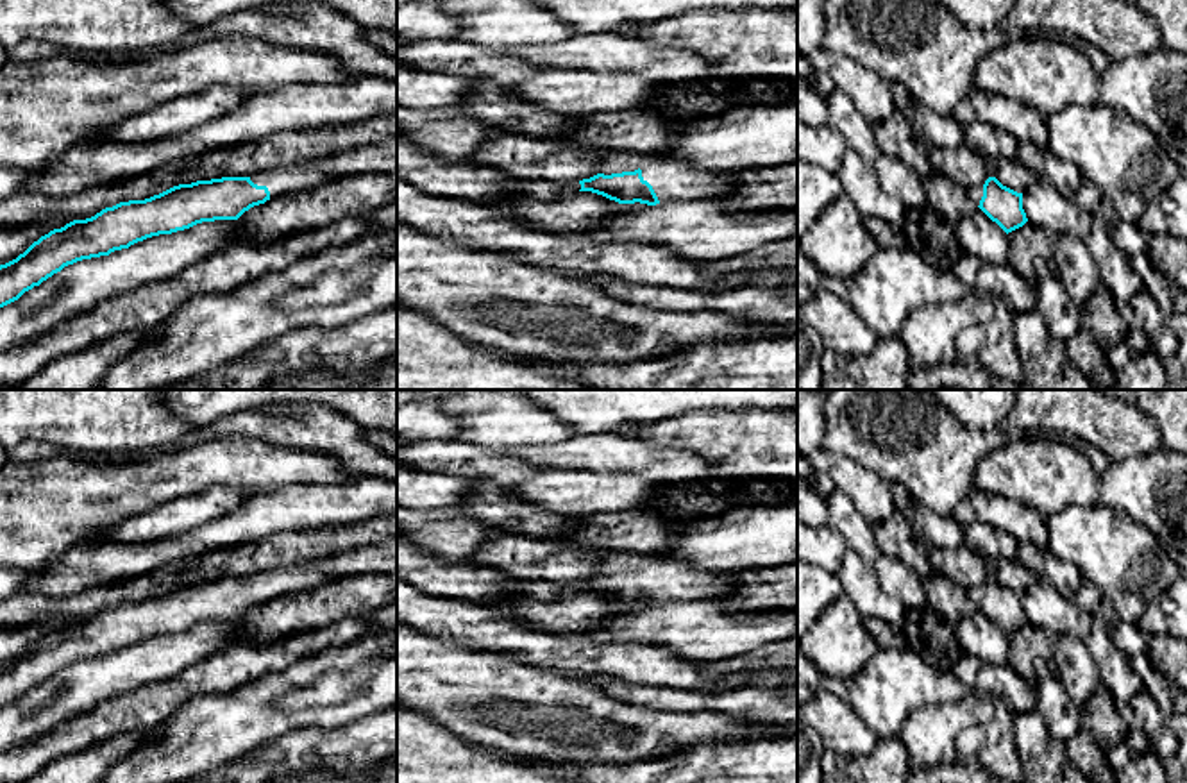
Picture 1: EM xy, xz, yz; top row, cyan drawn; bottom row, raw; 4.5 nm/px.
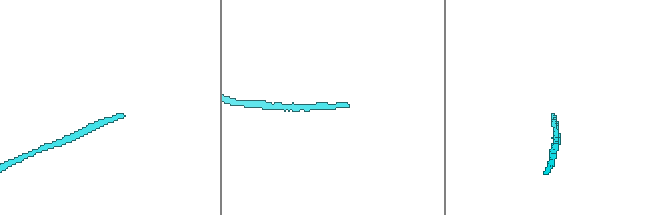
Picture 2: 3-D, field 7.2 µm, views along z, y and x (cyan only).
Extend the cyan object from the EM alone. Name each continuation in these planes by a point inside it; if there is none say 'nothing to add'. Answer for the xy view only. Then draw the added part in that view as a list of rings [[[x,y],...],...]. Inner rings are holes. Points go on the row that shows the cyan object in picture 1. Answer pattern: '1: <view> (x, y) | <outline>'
1: xy (279, 181) | [[[302,163],[250,175],[254,184],[268,188],[270,198],[300,188],[315,188],[331,179],[333,177],[329,173],[318,172],[313,163]]]

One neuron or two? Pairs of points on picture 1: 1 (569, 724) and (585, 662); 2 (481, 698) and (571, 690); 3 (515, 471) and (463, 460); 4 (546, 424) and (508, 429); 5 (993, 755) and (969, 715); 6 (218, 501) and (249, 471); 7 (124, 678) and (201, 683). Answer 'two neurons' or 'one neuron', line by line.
1: two neurons
2: one neuron
3: one neuron
4: one neuron
5: one neuron
6: two neurons
7: two neurons

